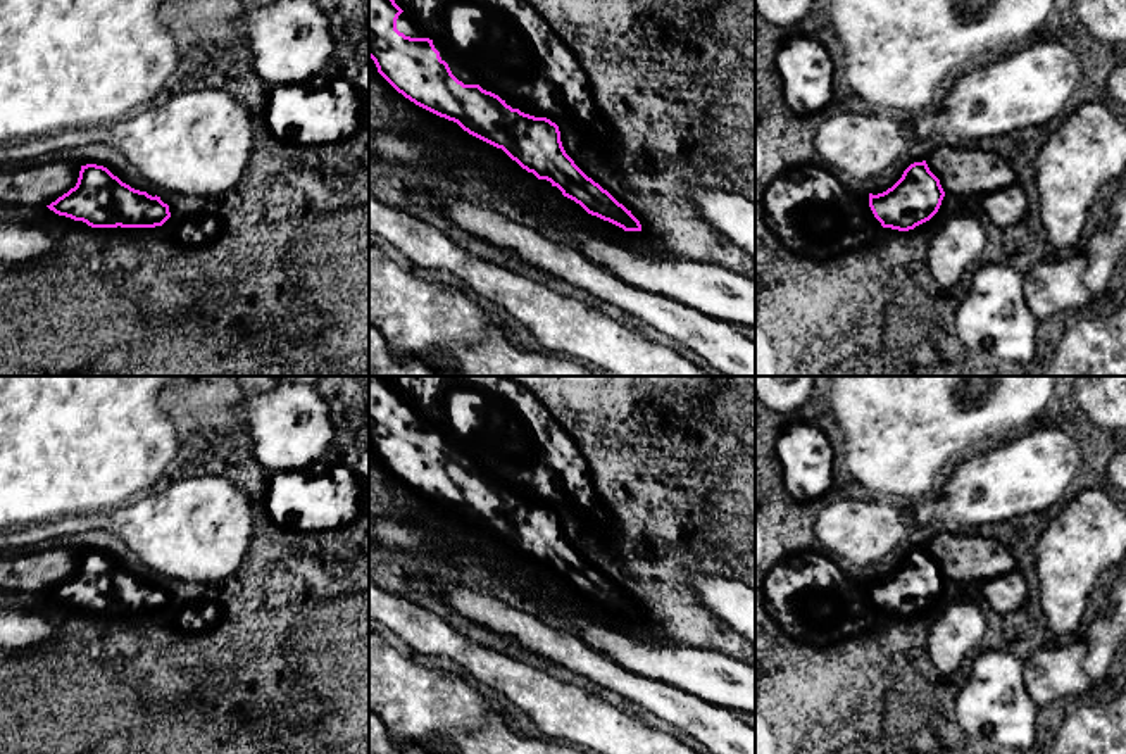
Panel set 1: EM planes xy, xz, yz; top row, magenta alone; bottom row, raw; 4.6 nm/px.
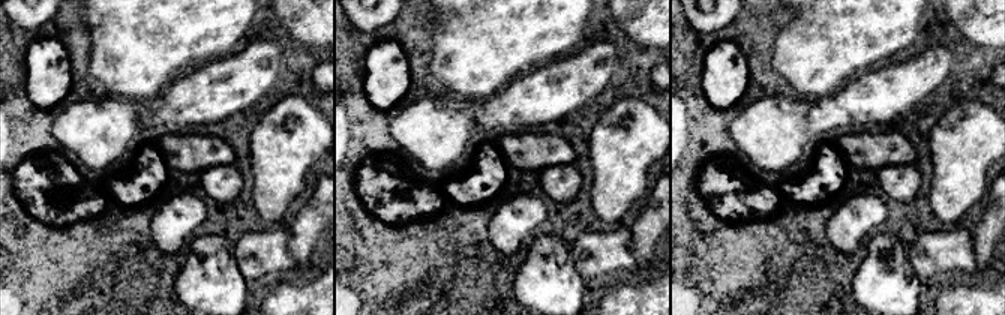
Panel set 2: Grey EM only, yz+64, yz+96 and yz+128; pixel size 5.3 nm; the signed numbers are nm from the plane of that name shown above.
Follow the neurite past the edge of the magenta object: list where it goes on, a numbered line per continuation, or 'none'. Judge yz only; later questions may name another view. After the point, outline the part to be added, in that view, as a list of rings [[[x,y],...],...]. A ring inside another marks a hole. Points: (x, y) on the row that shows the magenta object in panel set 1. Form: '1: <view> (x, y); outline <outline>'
none

